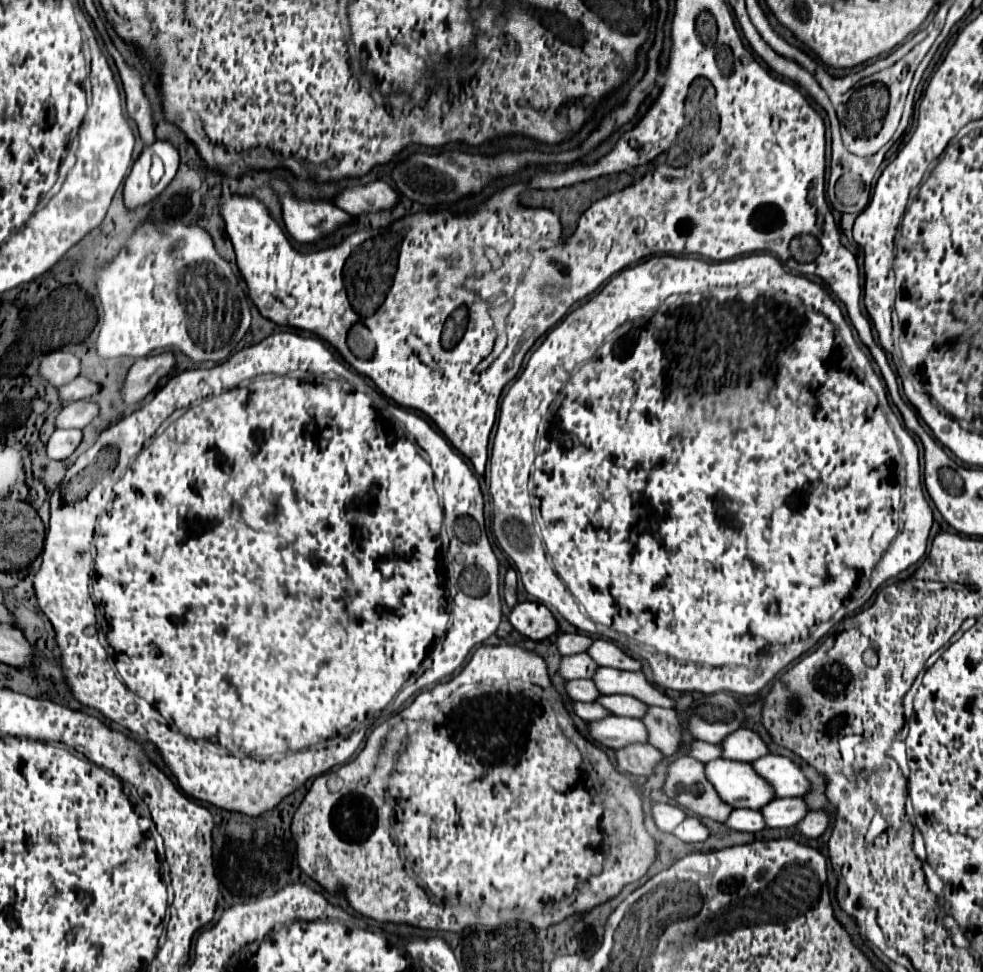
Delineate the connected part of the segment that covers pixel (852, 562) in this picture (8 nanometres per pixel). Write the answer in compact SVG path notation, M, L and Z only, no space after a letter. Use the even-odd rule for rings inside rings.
M768 253L715 263L696 256L654 255L644 263L638 263L634 267L620 271L616 277L612 277L608 281L608 285L600 293L596 293L590 301L586 301L582 307L578 307L566 319L562 319L546 335L544 343L532 353L524 371L512 381L508 393L502 397L498 431L496 431L496 437L494 437L494 447L492 447L492 457L490 457L490 497L492 497L492 505L494 505L494 511L492 511L494 537L498 539L500 547L508 553L508 557L516 563L520 579L524 583L524 589L532 597L536 597L542 605L556 609L576 629L592 633L592 635L608 637L614 643L622 645L632 655L646 659L650 669L652 669L654 681L664 689L700 691L700 693L706 693L706 695L720 693L720 691L728 691L728 693L736 693L736 695L758 693L782 669L786 669L794 659L798 659L810 647L817 645L836 624L863 607L883 583L886 583L892 577L896 577L896 575L900 575L908 567L916 565L926 553L928 533L930 533L934 519L932 519L932 509L930 509L928 501L924 499L922 485L920 485L918 447L914 443L911 433L902 425L901 420L890 406L881 377L874 371L859 342L854 339L852 328L844 318L840 307L828 297L828 293L824 289L820 285L808 281L808 278L803 275L788 273L782 267L782 263ZM590 343L602 343L602 347L598 347L598 351L594 351L594 355L590 355L590 359L586 359L586 347L590 347ZM530 475L536 475L534 507L532 507L532 499L530 499L530 493L528 493ZM610 499L630 499L630 503L610 503Z

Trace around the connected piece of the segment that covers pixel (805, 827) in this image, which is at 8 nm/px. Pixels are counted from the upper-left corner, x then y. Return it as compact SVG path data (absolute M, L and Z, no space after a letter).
M810 811L798 825L796 825L796 831L802 835L802 837L808 837L808 839L816 839L824 833L826 825L830 821L830 815L826 811Z

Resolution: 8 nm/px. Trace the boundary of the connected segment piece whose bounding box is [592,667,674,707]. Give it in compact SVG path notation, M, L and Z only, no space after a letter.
M600 667L596 669L592 677L594 685L602 695L630 695L640 699L646 705L658 705L658 707L674 707L674 701L660 693L654 685L650 685L644 677L644 673L632 673L632 671L620 671L620 669L608 669Z

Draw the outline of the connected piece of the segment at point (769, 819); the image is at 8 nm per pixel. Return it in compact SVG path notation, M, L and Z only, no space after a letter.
M786 797L772 799L760 811L762 817L766 819L766 827L778 829L778 827L794 827L808 813L808 807L802 797Z

